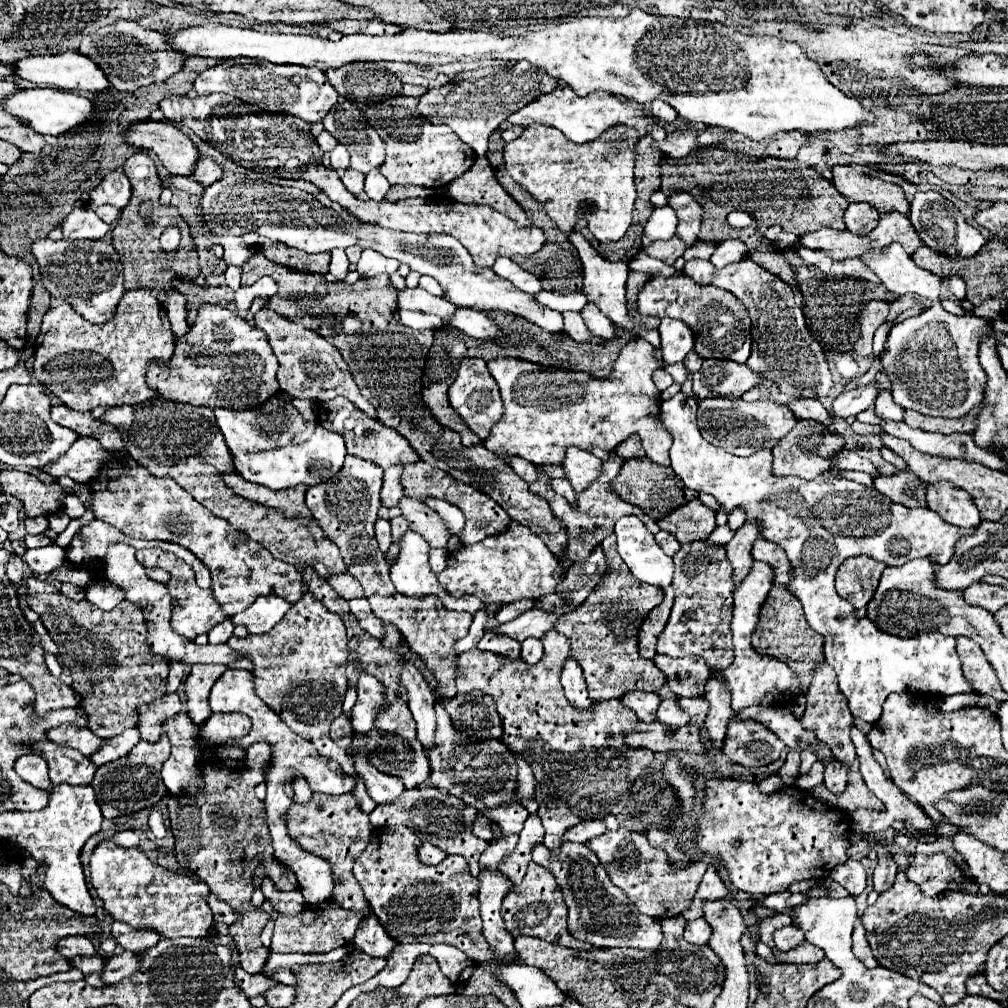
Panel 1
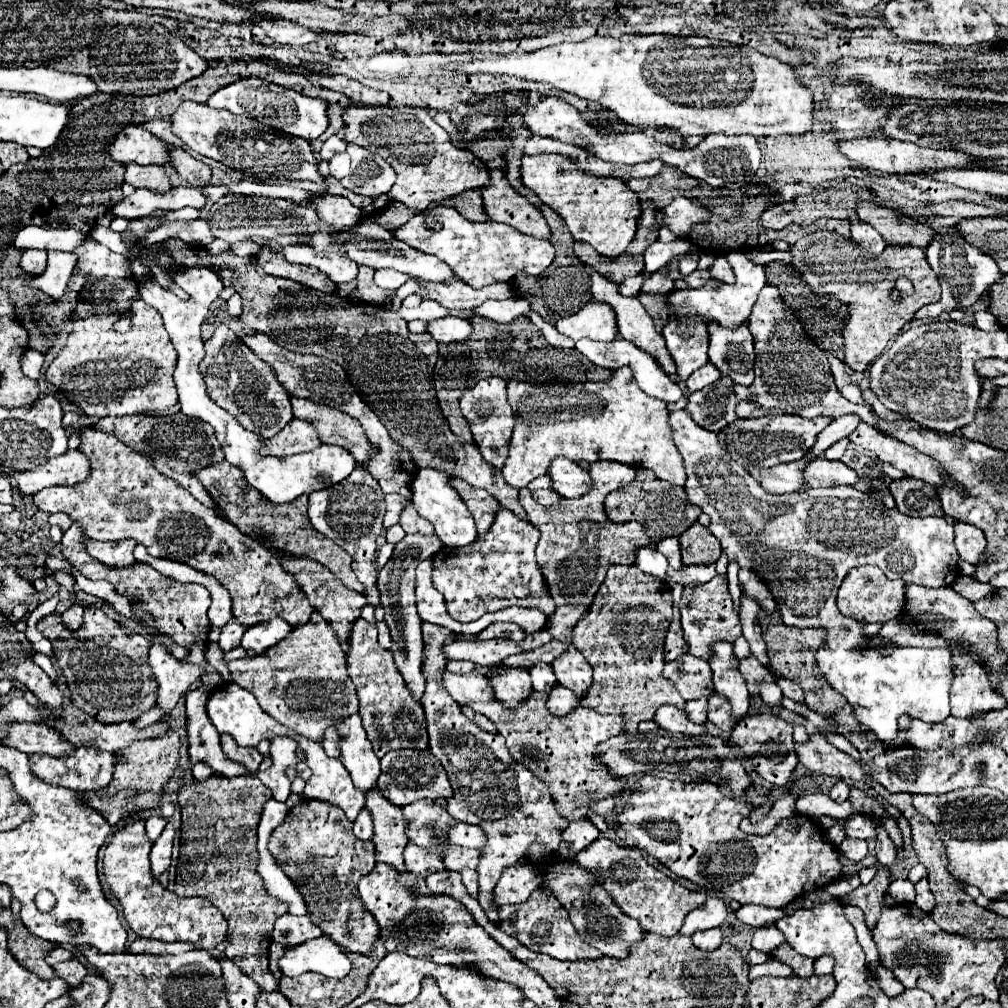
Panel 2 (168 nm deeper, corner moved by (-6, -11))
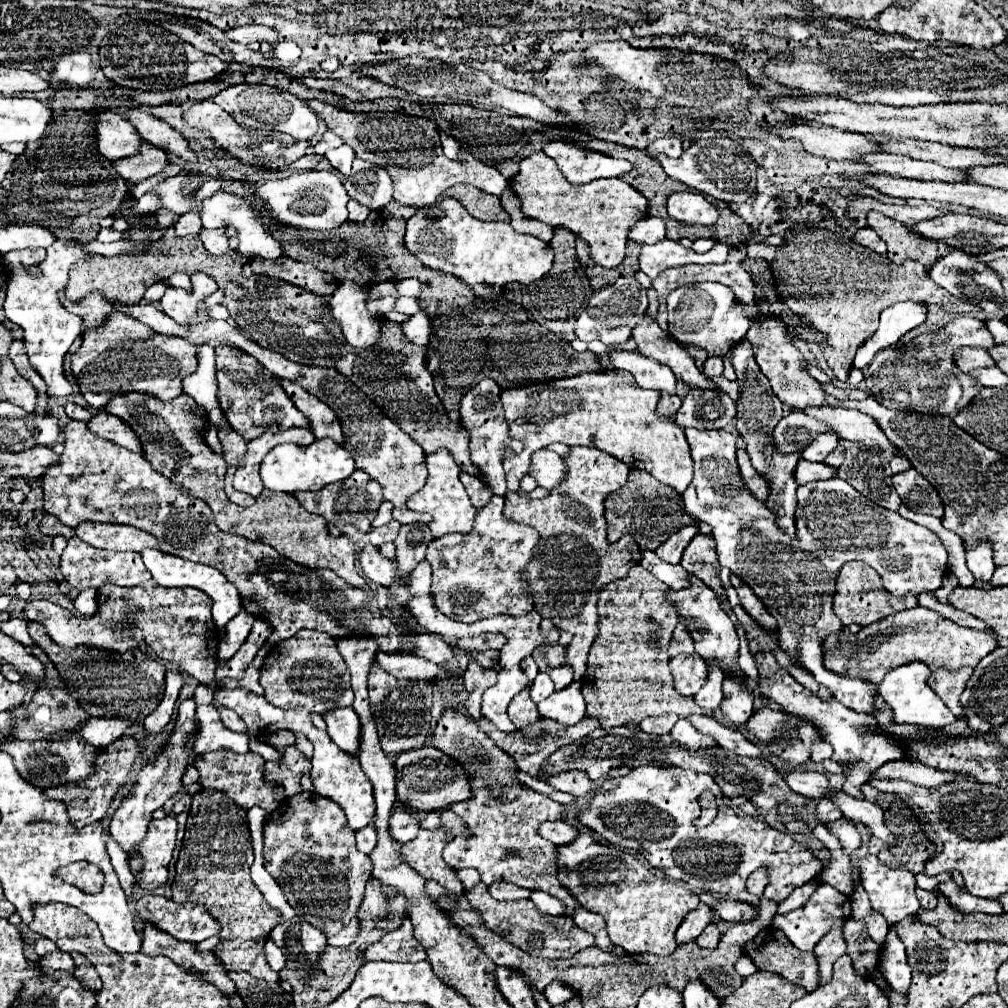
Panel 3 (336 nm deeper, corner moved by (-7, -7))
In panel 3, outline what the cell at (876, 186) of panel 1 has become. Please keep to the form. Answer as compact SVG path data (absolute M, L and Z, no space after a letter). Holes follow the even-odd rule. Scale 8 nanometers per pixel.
M877 211L867 213L867 225L879 233L879 237L887 243L887 257L893 263L903 263L905 259L915 259L927 269L935 259L937 253L937 241L923 239L923 235L911 231L901 221L889 219L885 215L879 215Z

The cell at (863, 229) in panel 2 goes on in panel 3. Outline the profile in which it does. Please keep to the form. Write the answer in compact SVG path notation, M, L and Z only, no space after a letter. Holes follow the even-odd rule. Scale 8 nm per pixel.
M871 227L859 229L859 231L855 233L853 241L859 243L859 245L863 245L863 247L867 247L867 249L871 249L871 251L875 251L875 253L885 253L885 251L887 251L883 239L879 239L879 235L877 235Z

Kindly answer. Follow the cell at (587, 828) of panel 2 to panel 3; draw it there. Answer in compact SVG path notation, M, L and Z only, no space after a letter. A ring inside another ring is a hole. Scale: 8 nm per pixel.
M553 821L553 823L543 823L539 827L539 835L543 835L551 843L567 845L573 839L577 839L581 835L581 831L577 827L573 827L573 825L569 825L567 821Z

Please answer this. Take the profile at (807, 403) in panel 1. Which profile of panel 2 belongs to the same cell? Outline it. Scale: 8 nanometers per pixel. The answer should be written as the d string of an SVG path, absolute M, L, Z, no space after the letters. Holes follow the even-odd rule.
M842 439L842 441L834 443L834 445L830 447L830 451L826 451L826 453L824 453L824 457L826 457L826 459L830 459L830 461L838 461L838 459L844 455L846 447L848 447L848 439Z

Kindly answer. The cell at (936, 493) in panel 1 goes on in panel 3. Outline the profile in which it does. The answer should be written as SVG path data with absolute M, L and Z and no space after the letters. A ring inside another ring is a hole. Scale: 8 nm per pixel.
M979 541L965 549L967 567L979 581L989 581L995 569L993 563L993 545L989 541Z

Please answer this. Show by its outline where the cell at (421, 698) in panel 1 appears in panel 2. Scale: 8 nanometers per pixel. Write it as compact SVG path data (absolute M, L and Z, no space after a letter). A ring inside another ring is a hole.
M412 533L406 535L400 543L394 545L394 553L388 559L388 563L378 571L378 591L380 591L380 603L384 607L384 621L390 629L392 635L392 655L396 661L398 671L402 673L408 689L412 691L414 699L420 701L426 679L422 675L422 657L424 657L424 641L422 641L422 619L416 613L416 595L414 595L414 579L416 579L416 567L422 563L422 559L434 557L442 547L442 541L436 535L422 535L422 533Z

